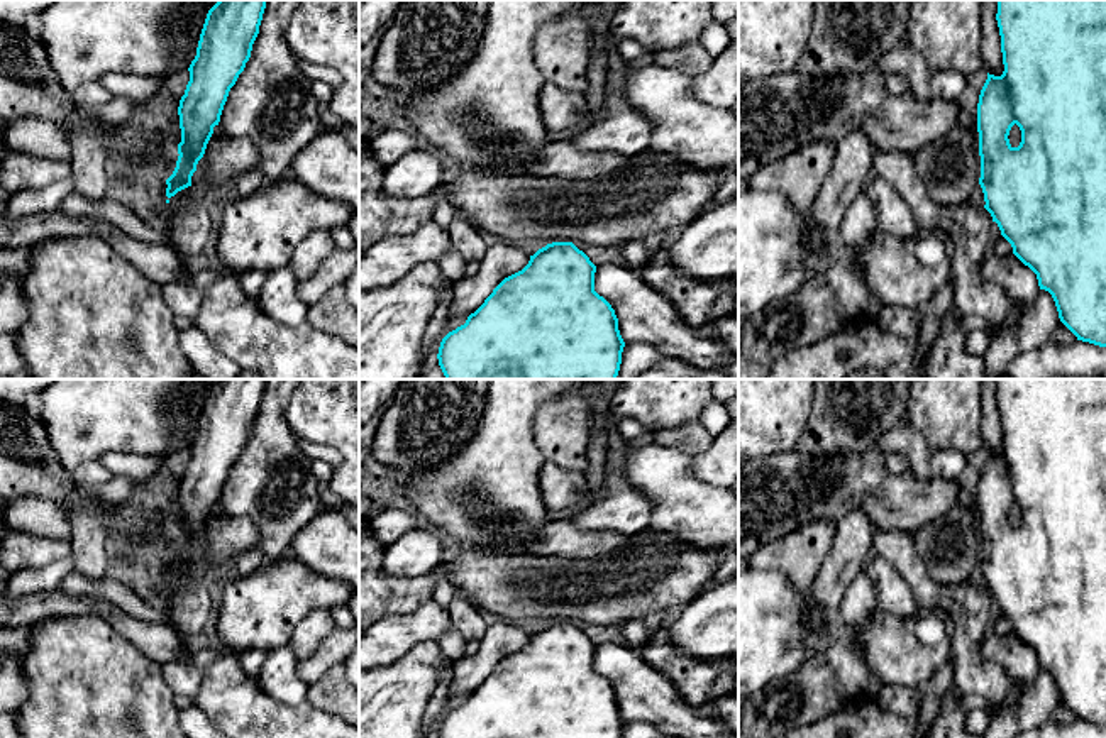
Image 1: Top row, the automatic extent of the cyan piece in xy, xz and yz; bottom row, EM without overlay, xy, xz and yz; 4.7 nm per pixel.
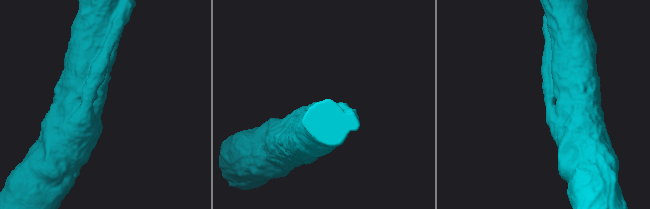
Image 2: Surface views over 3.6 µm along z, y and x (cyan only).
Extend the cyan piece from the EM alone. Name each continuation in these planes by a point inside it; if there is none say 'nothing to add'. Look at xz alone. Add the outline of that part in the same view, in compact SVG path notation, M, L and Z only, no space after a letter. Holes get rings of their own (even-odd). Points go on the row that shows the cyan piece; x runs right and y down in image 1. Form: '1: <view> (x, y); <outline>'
nothing to add

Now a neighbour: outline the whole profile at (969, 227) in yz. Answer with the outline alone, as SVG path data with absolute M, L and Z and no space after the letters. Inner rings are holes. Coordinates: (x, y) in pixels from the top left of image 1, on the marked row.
M874 152L871 159L872 169L879 178L886 179L906 203L920 234L943 232L954 242L954 256L950 257L950 281L954 284L954 305L959 313L982 317L991 325L991 335L999 335L1018 323L1033 303L1015 306L1006 291L984 281L981 262L991 249L993 217L986 208L964 205L937 205L925 191L923 181L916 174L915 156L906 152Z

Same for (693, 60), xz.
M684 44L672 51L654 52L649 56L654 64L677 69L689 76L705 73L713 64L713 56L700 44Z

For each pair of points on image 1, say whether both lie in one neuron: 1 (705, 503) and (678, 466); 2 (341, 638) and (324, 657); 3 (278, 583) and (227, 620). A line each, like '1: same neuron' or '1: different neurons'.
1: same neuron
2: same neuron
3: same neuron

